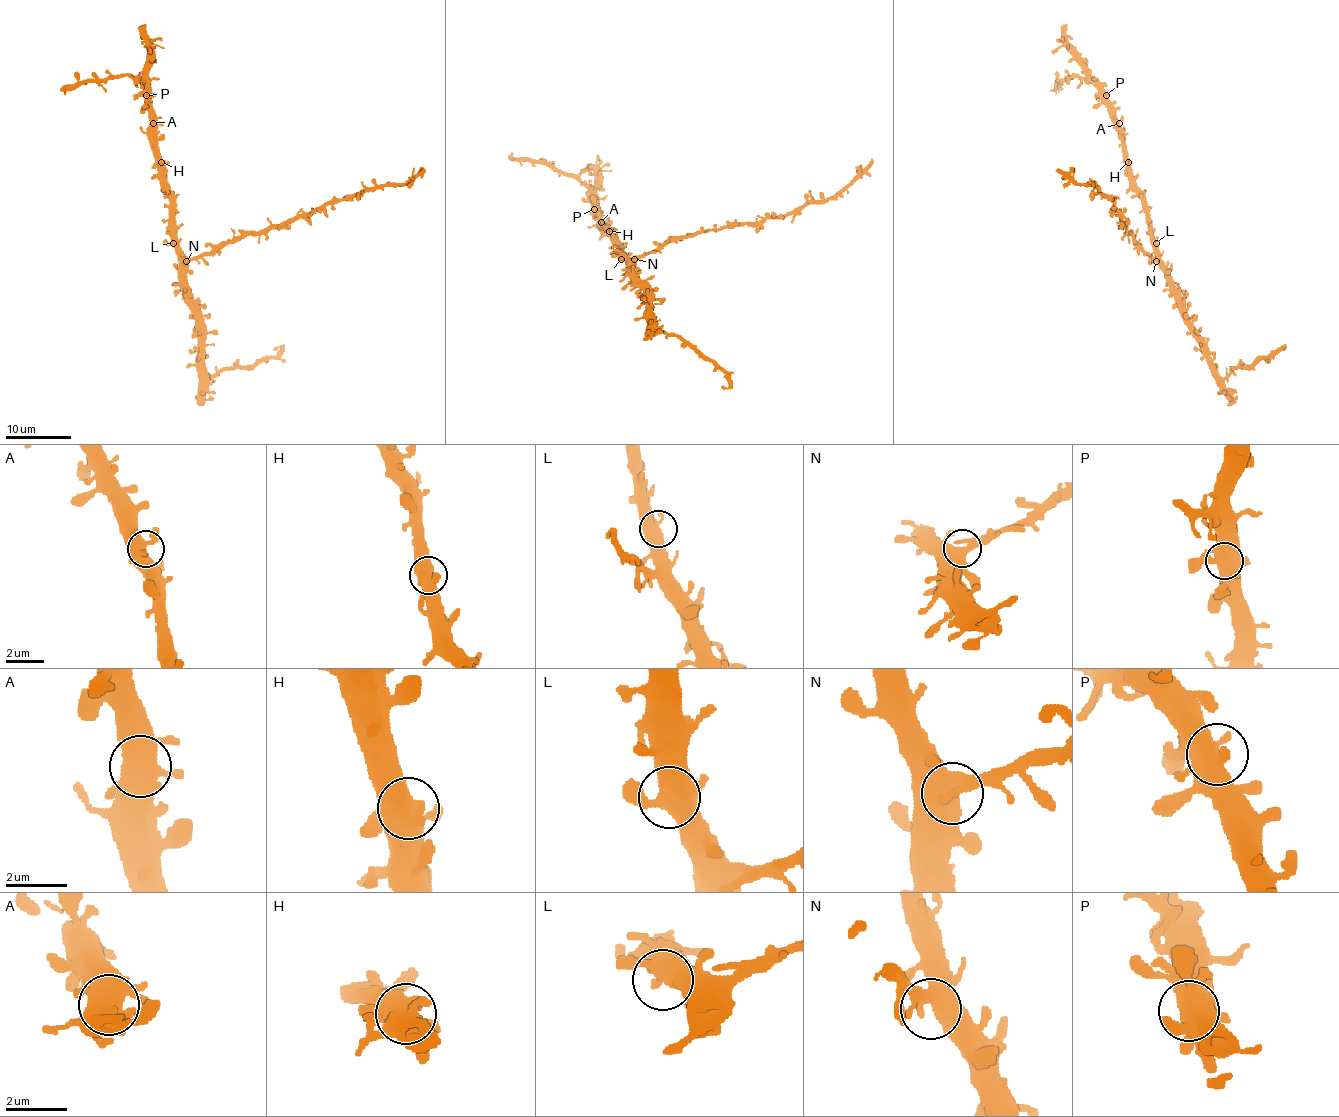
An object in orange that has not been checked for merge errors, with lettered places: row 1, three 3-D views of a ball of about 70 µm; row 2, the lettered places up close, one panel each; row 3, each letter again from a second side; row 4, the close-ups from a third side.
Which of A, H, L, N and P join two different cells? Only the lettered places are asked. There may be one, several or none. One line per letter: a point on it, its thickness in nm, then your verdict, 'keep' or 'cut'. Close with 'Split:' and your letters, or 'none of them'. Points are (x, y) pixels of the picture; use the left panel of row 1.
A: place (153, 123); calibre 480 nm; keep
H: place (161, 162); calibre 480 nm; keep
L: place (173, 243); calibre 500 nm; keep
N: place (186, 261); calibre 480 nm; keep
P: place (146, 95); calibre 480 nm; keep
Split: none of them

